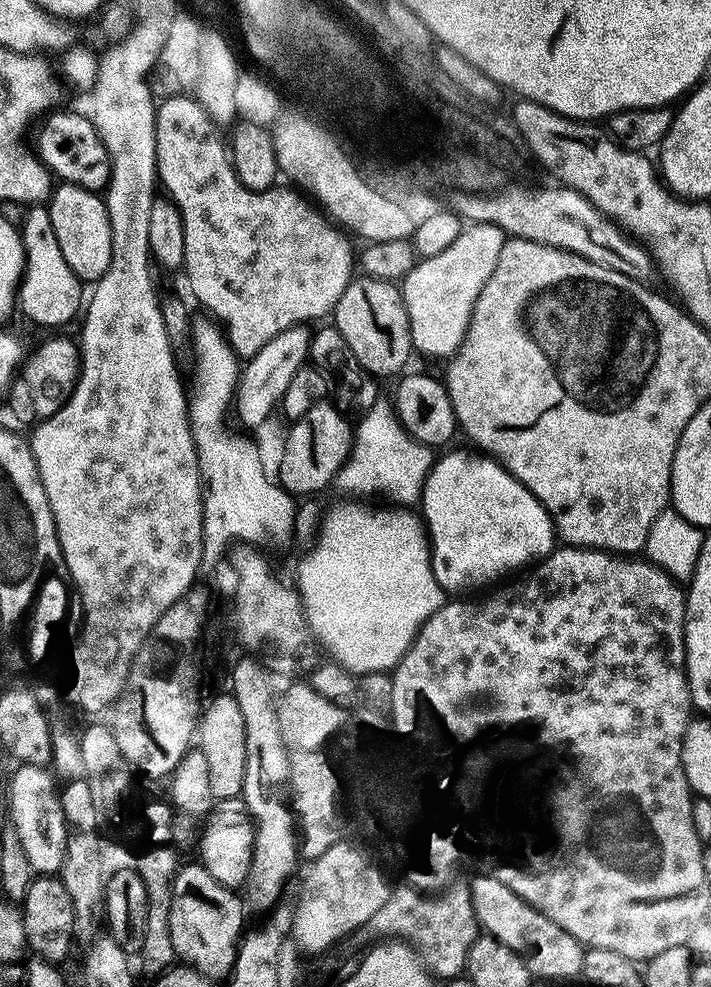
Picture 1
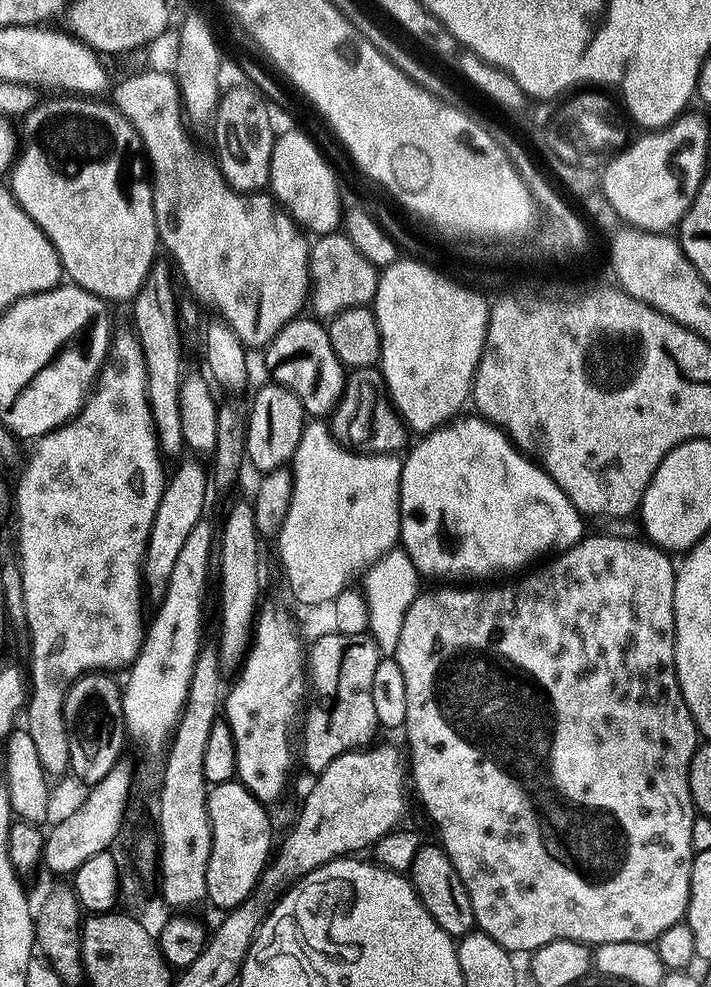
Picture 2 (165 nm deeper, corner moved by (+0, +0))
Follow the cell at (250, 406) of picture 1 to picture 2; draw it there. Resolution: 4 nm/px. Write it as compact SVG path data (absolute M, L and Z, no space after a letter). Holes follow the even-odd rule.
M184 464L173 476L171 473L162 494L162 502L158 506L158 514L154 518L148 552L144 555L145 585L167 586L170 582L182 546L185 545L200 521L205 519L204 511L208 508L208 490L210 491L210 472L207 467L204 469L200 464Z

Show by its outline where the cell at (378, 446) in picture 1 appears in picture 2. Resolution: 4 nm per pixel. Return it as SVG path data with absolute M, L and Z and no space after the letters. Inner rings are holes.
M312 422L302 434L290 468L295 475L293 496L278 533L284 576L296 595L297 605L339 601L355 576L363 577L369 568L401 543L400 487L404 460L396 454L370 456L351 451L337 442L327 423Z

